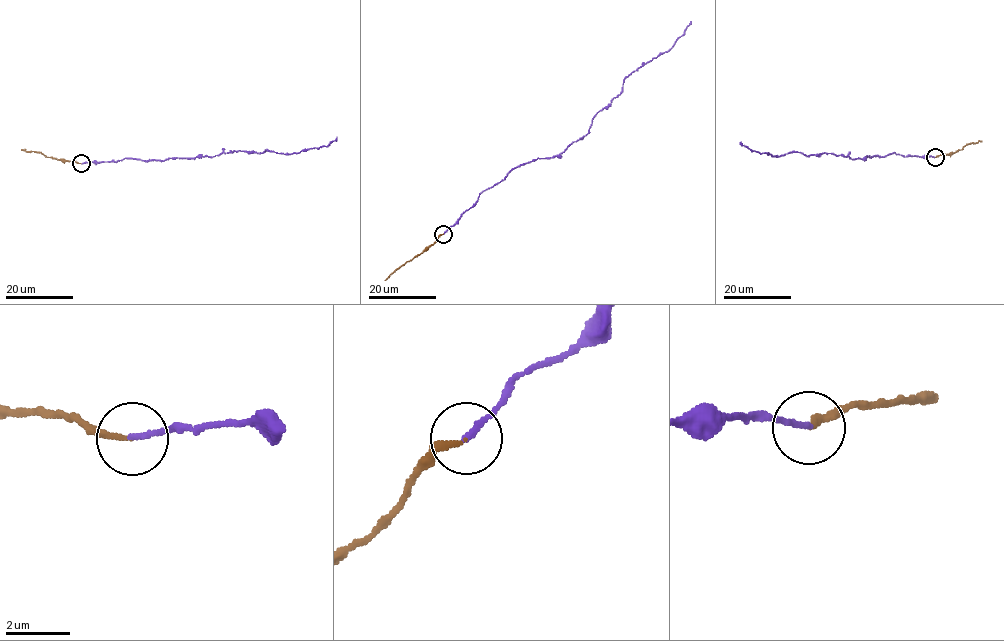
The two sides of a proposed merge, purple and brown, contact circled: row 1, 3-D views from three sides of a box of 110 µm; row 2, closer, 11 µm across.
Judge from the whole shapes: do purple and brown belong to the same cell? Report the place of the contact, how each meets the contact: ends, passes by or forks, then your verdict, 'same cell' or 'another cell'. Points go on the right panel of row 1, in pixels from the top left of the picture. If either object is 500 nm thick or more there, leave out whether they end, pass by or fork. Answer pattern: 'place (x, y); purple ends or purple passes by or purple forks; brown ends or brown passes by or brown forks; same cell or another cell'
place (935, 157); purple ends; brown ends; same cell

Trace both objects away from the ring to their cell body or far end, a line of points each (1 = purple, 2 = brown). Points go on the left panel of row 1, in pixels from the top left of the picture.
1: (81, 163), (128, 158), (164, 161), (212, 157), (239, 150), (289, 154), (326, 146), (336, 137)
2: (81, 163), (21, 150)

